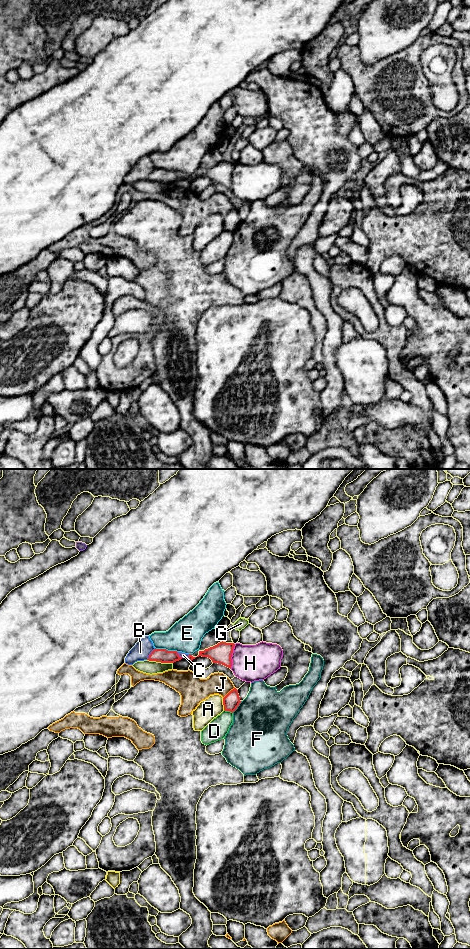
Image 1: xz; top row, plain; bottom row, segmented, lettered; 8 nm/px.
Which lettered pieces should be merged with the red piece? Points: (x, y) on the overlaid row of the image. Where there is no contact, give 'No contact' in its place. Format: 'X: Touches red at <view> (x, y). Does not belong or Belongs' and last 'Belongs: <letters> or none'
A: Touches red at xz (223, 704). Does not belong
B: Touches red at xz (150, 654). Does not belong
C: Touches red at xz (178, 655). Does not belong
D: Touches red at xz (228, 710). Does not belong
E: Touches red at xz (165, 649). Does not belong
F: Touches red at xz (237, 706). Does not belong
G: Touches red at xz (160, 661). Does not belong
H: Touches red at xz (231, 656). Does not belong
J: Touches red at xz (228, 693). Does not belong
Belongs: none

